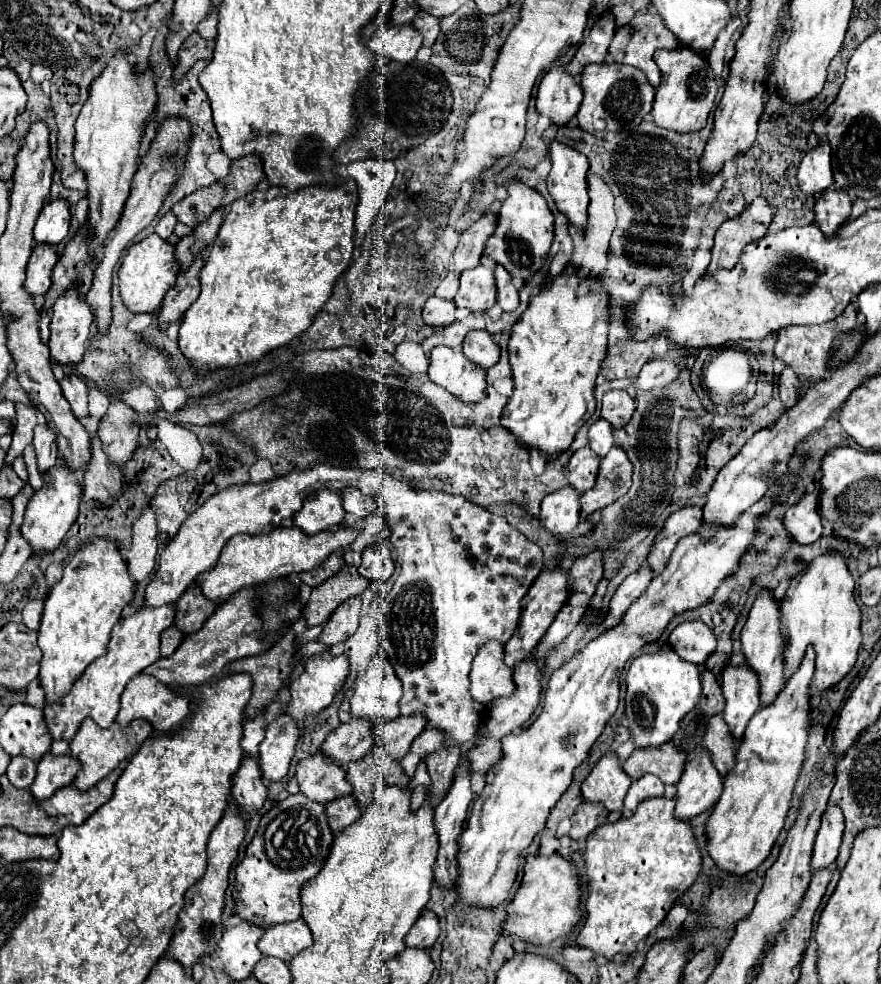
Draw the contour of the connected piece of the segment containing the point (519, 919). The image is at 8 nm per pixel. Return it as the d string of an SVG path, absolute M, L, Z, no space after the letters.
M561 855L551 857L527 857L525 875L515 899L507 905L509 919L503 925L503 933L511 933L519 941L533 945L549 945L555 939L567 939L573 935L575 925L583 919L581 897L585 895L585 879L579 877L573 863Z

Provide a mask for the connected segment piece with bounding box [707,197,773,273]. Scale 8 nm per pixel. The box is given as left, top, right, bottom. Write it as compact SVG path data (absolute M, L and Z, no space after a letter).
M757 197L739 217L731 219L727 227L723 223L715 235L715 245L711 249L713 259L707 273L713 273L715 269L733 269L745 245L767 233L771 219L773 207L769 207L765 199Z

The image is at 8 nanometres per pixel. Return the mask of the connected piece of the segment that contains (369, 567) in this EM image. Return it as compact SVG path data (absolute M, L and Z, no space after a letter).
M369 545L363 551L363 561L359 565L359 573L361 577L365 577L367 581L387 581L393 575L393 559L391 559L391 551L383 545Z

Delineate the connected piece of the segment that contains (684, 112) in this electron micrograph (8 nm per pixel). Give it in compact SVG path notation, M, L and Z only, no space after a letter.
M677 47L675 51L661 49L657 51L657 55L653 55L653 59L661 67L661 75L663 75L661 85L657 87L653 111L651 111L655 125L677 133L703 129L717 95L715 75L707 63L707 57L689 47Z

